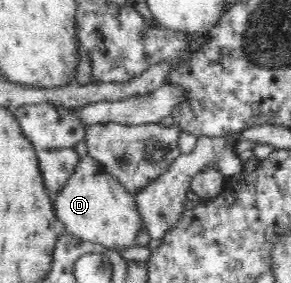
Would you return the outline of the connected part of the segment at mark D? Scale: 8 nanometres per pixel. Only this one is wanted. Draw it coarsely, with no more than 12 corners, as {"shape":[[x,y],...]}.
{"shape":[[82,157],[53,210],[66,234],[116,251],[142,227],[135,197]]}

